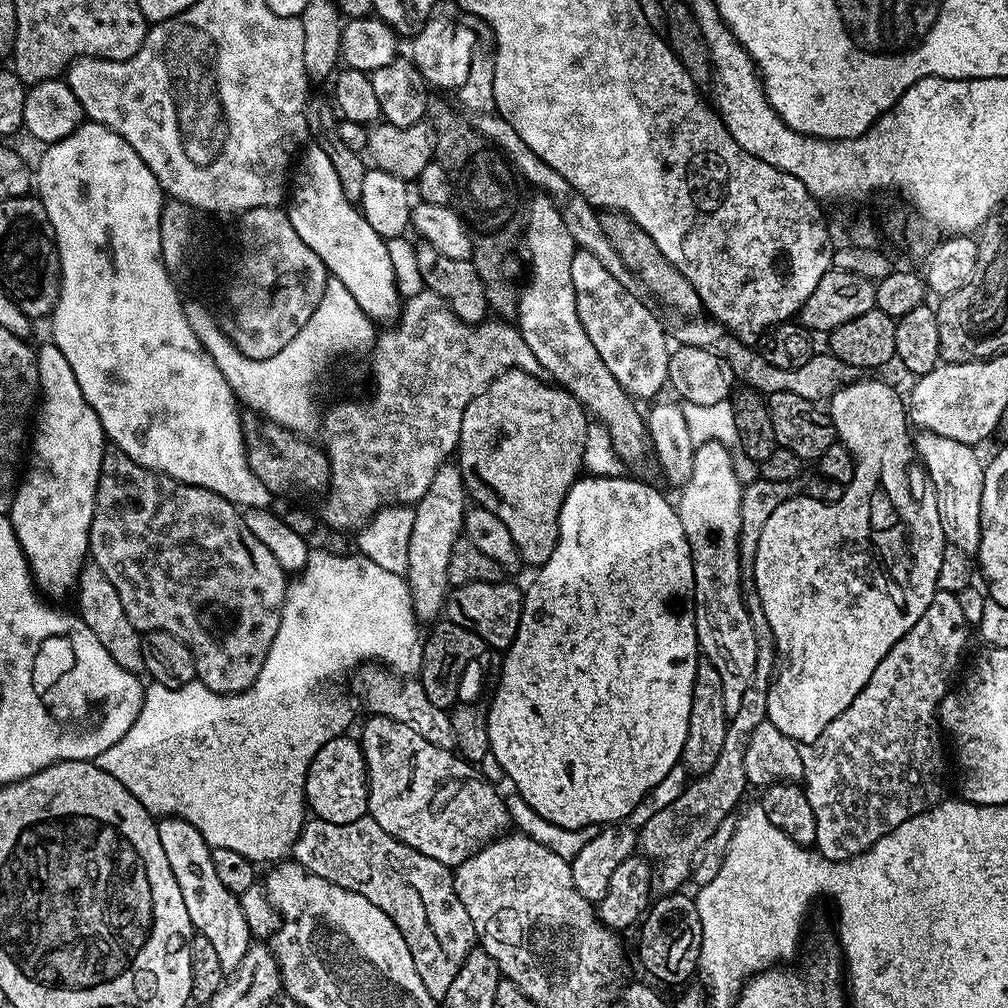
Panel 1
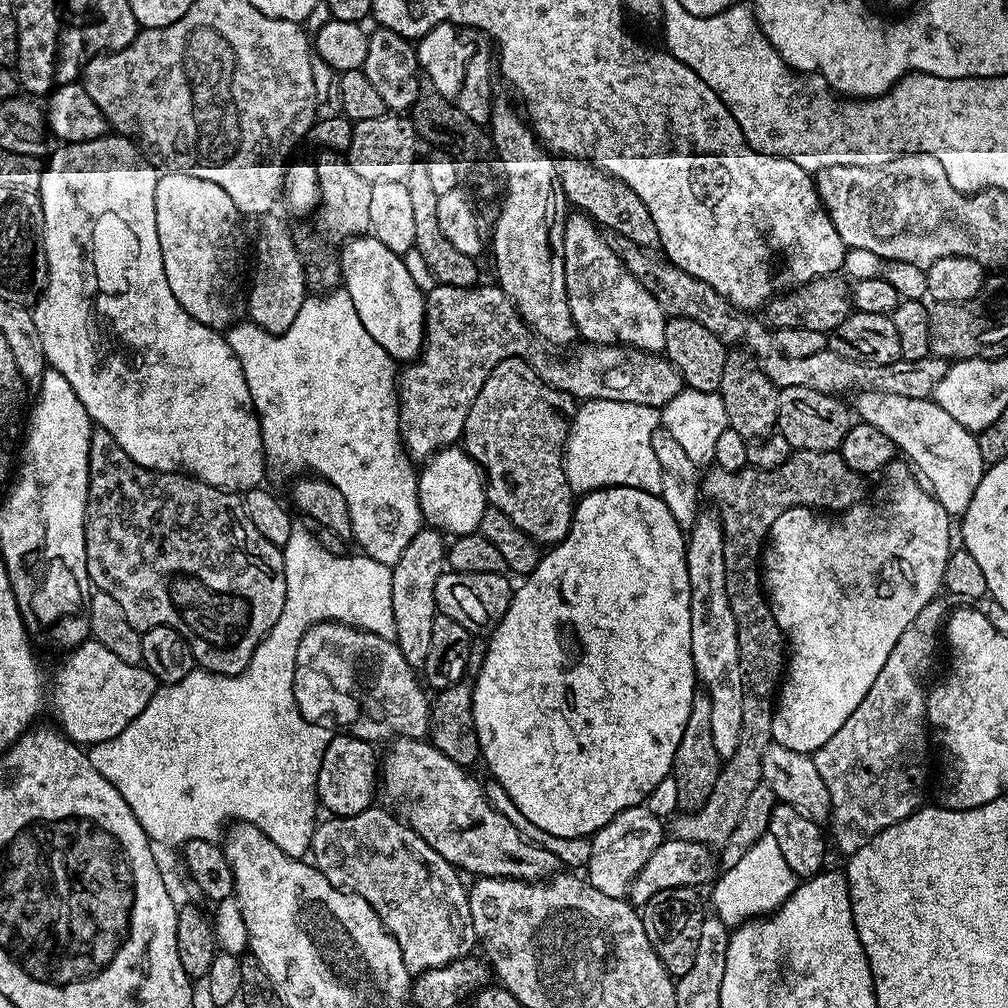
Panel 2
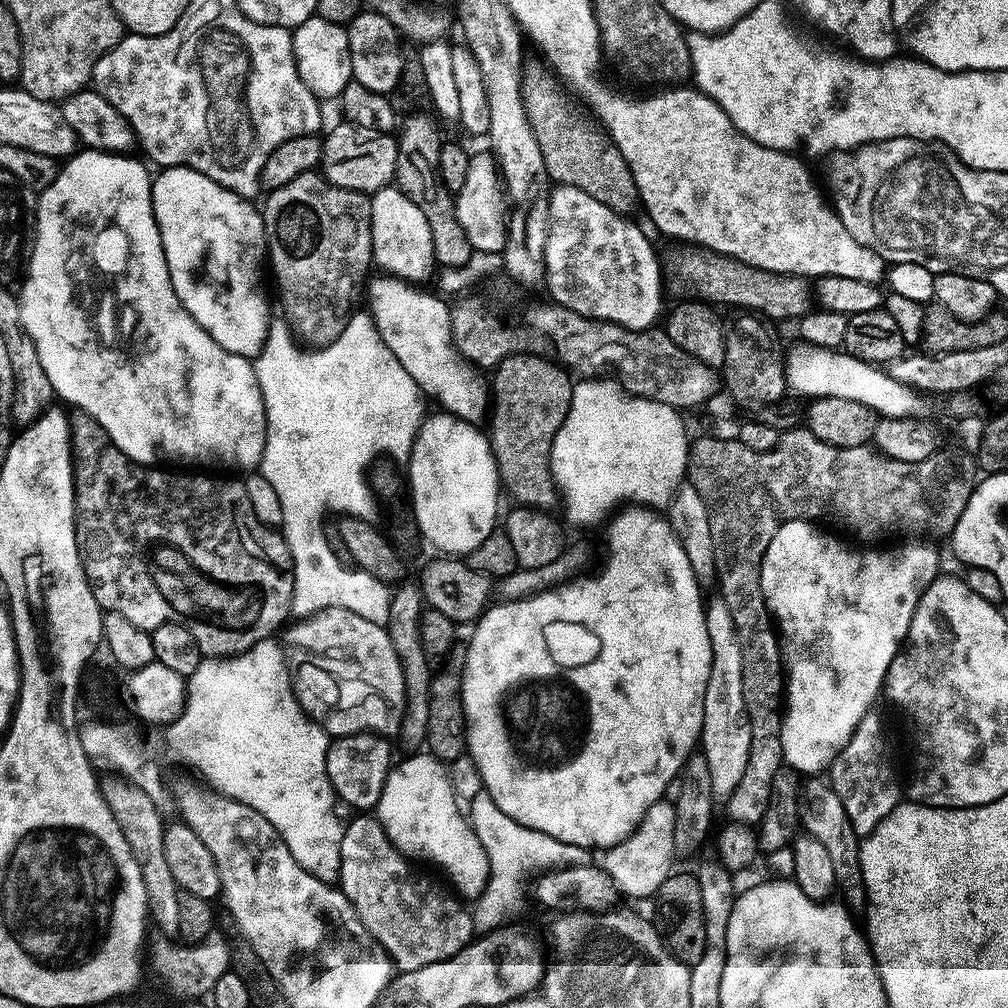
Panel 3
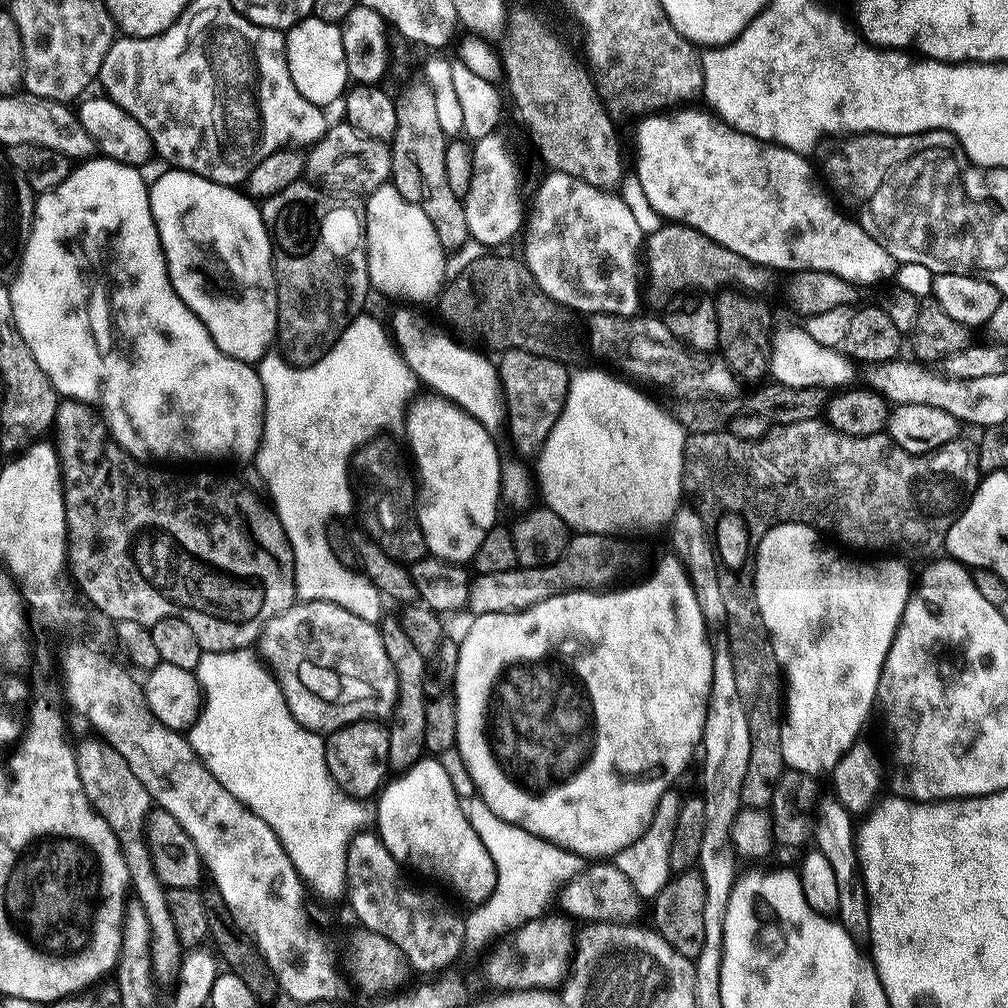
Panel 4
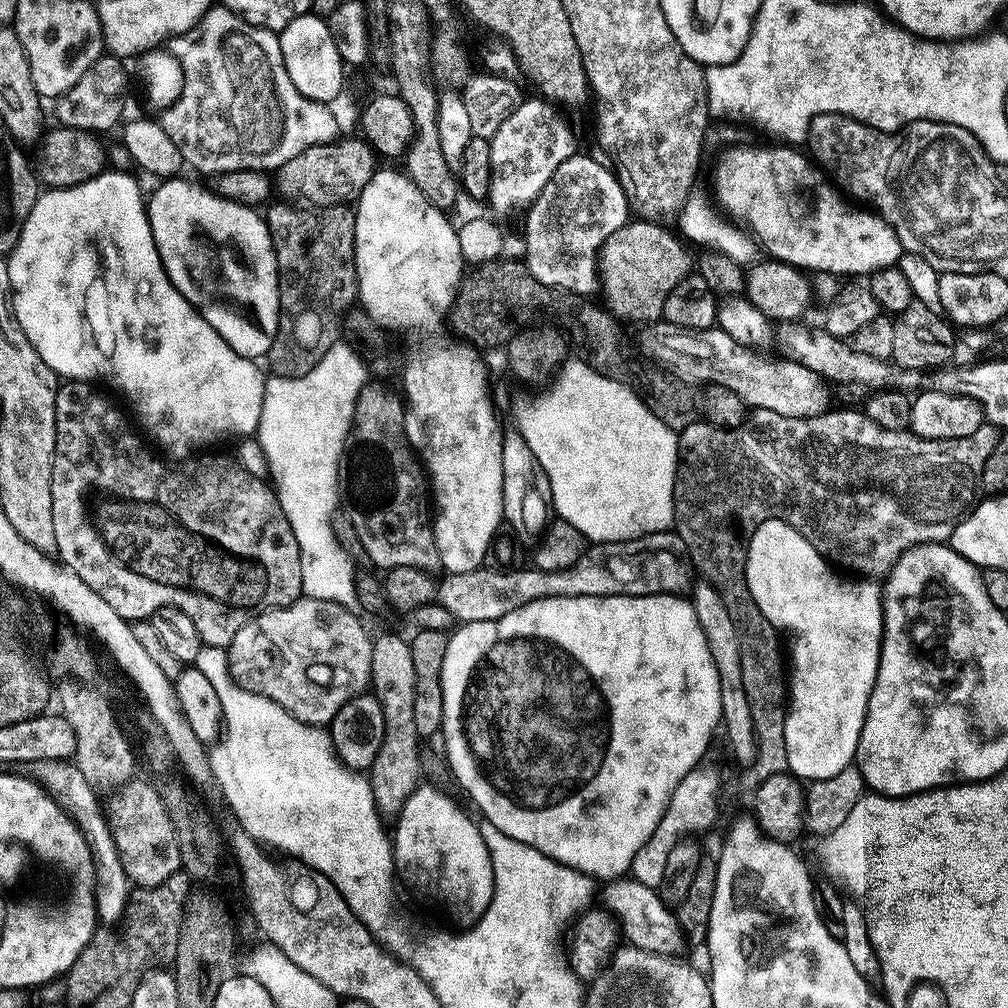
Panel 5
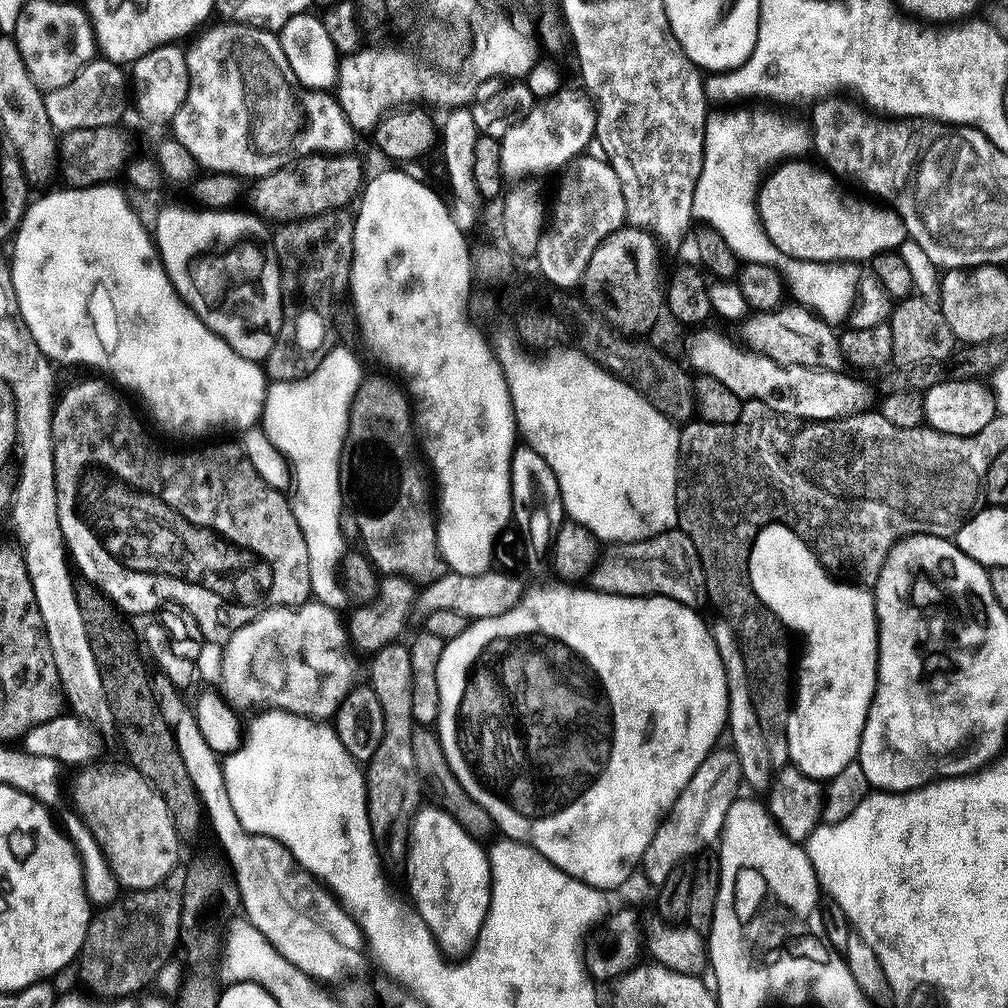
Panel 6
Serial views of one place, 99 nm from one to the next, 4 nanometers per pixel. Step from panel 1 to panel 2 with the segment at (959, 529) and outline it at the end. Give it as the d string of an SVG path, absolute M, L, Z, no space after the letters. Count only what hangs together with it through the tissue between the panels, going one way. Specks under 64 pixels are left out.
M857 391L854 397L855 415L882 430L882 434L886 434L886 438L890 438L903 455L904 452L908 455L907 463L925 481L928 479L932 483L932 495L948 511L949 516L963 517L986 471L984 459L978 450L977 433L956 422L932 398L904 398L899 394L872 391Z

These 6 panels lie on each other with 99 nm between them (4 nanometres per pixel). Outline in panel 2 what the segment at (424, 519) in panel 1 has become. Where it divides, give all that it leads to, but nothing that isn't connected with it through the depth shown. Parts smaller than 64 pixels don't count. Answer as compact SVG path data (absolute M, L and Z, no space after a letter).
M424 526L414 534L392 569L392 601L396 623L395 644L413 670L423 669L424 659L430 650L430 633L437 616L434 588L436 580L446 571L446 540L437 529Z

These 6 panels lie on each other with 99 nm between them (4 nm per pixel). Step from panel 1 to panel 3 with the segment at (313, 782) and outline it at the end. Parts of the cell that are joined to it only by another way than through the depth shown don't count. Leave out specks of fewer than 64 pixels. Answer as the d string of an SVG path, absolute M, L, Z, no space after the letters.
M359 732L353 736L337 736L328 745L326 774L332 783L337 801L349 804L352 810L372 810L380 801L384 783L393 767L392 748L387 739L371 732Z

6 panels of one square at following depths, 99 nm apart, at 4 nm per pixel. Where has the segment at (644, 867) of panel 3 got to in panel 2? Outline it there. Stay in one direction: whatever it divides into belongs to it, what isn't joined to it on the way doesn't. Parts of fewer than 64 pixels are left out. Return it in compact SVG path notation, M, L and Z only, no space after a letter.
M648 806L622 810L610 823L602 826L596 831L595 836L591 837L592 849L586 865L588 883L602 890L602 894L627 897L638 870L646 866L650 854L654 854L654 850L658 850L658 846L664 843L665 839L665 825L664 828L660 825L659 818L648 809Z

